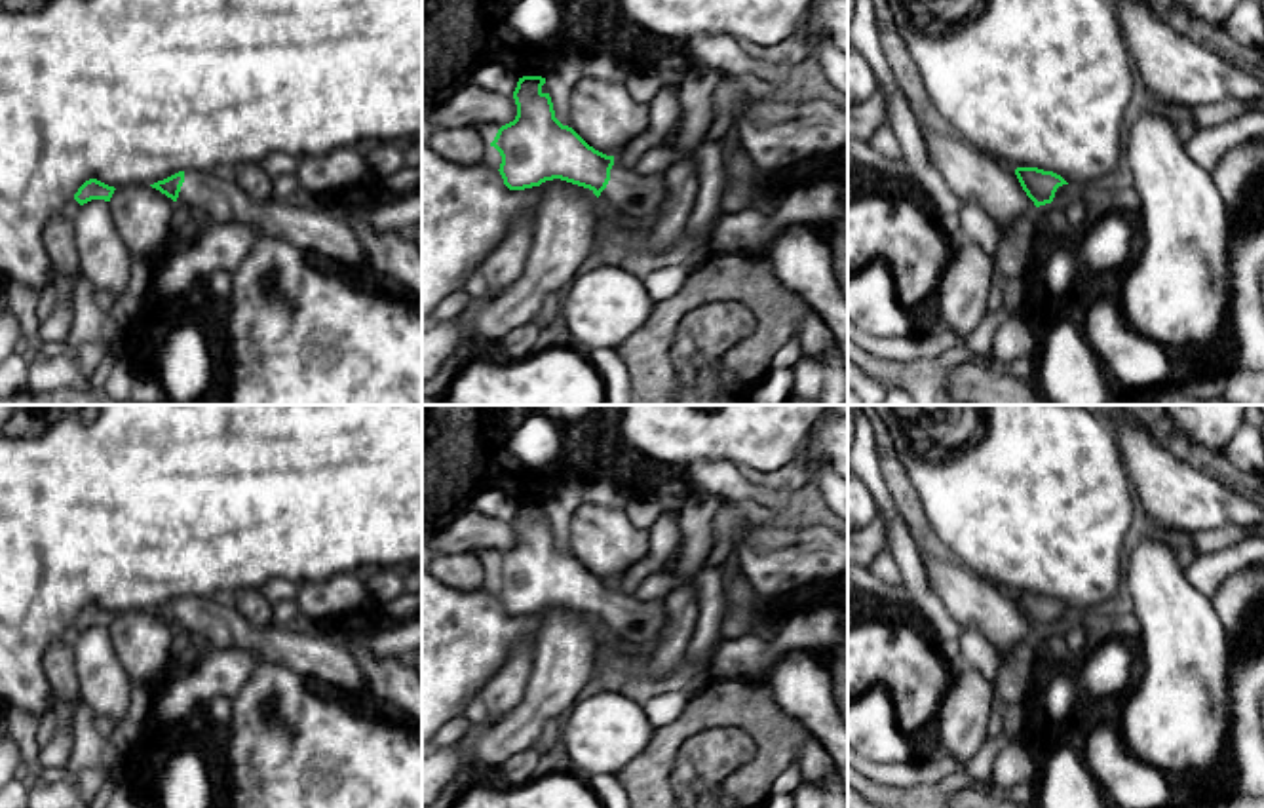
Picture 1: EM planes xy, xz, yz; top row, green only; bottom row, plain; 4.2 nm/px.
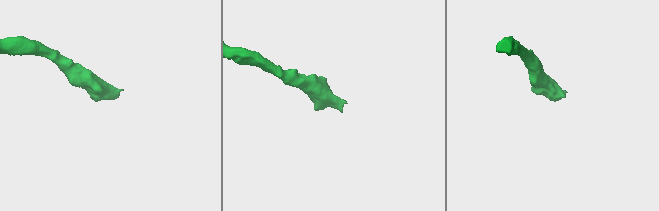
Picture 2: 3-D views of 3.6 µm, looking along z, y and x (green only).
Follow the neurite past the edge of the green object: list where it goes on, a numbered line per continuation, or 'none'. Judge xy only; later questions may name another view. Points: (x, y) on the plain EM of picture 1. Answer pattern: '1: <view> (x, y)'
1: xy (314, 654)

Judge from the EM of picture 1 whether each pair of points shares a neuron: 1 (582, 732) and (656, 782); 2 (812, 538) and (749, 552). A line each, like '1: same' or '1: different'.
1: different
2: same

